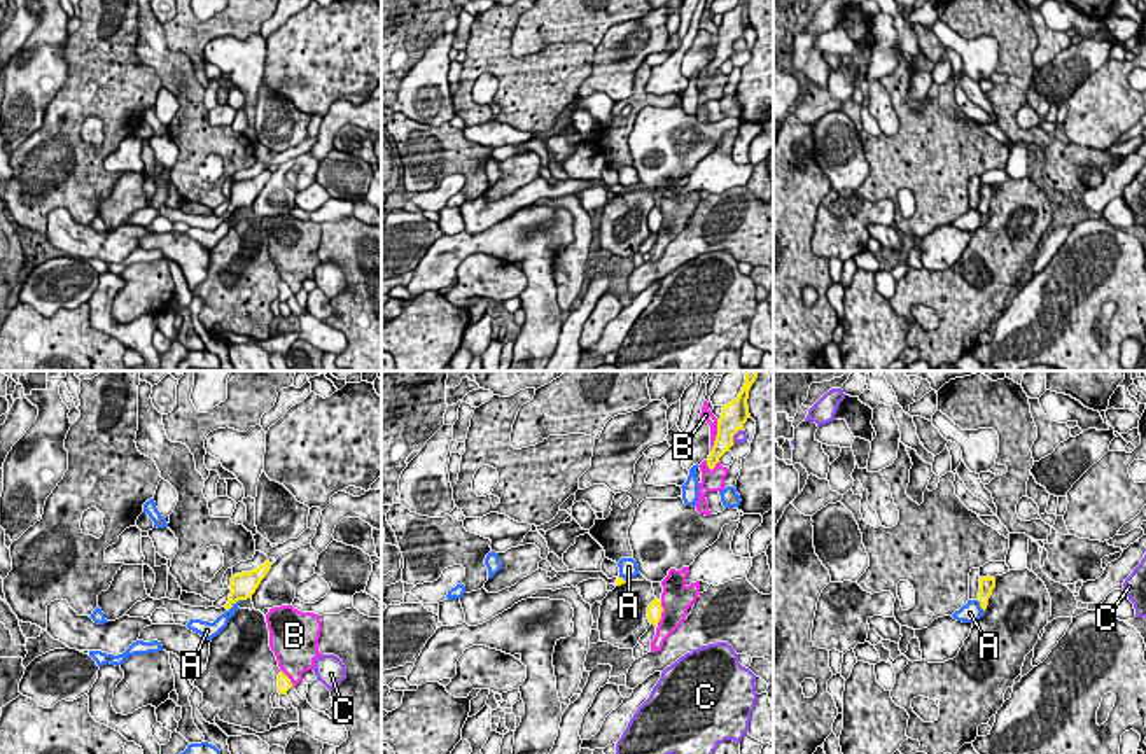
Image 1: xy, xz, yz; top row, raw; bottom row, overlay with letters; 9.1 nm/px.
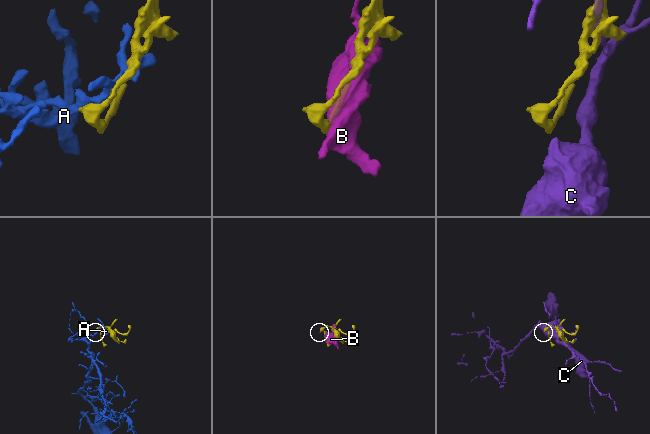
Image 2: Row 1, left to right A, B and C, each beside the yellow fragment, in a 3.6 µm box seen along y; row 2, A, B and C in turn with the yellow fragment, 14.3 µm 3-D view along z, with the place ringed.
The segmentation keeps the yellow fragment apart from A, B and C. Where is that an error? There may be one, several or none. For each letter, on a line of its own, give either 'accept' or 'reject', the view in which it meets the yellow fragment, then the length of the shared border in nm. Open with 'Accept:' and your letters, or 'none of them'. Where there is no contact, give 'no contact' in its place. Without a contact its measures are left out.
Accept: none of them
A: reject | xy | 190 nm
B: reject | xz | 260 nm
C: reject | xz | 170 nm

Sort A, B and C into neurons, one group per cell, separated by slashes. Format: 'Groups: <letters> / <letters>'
Groups: A / B / C

